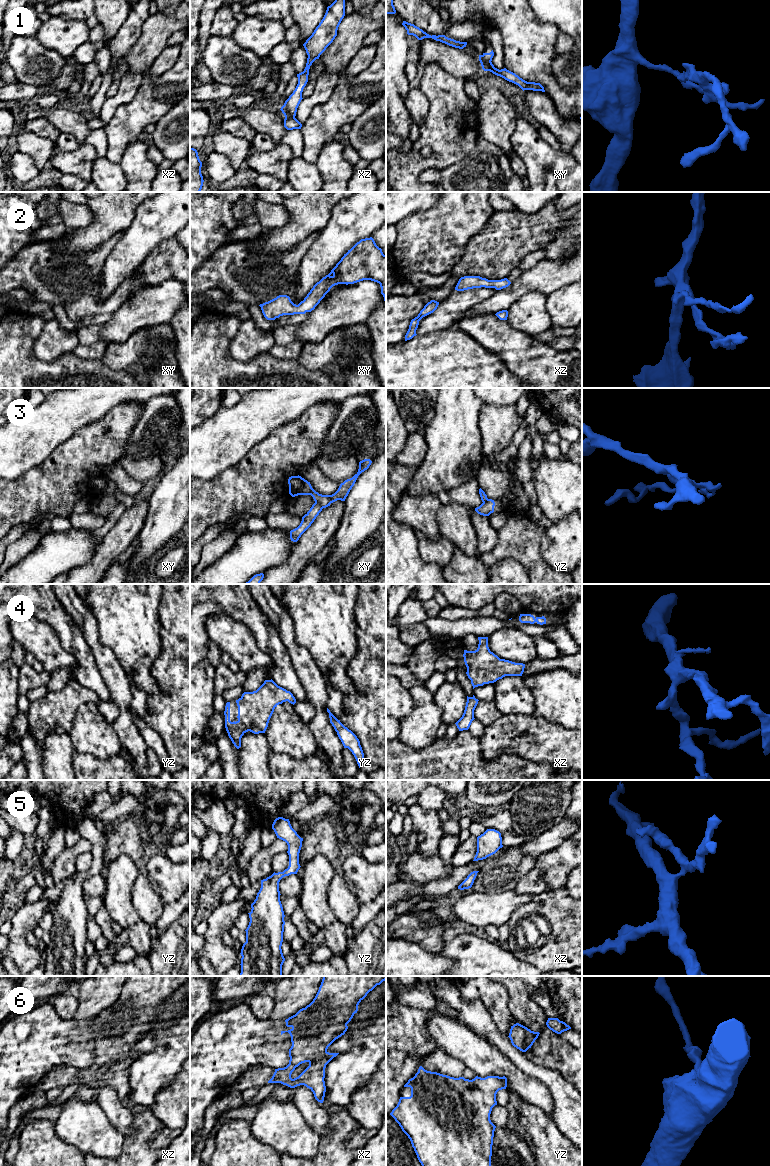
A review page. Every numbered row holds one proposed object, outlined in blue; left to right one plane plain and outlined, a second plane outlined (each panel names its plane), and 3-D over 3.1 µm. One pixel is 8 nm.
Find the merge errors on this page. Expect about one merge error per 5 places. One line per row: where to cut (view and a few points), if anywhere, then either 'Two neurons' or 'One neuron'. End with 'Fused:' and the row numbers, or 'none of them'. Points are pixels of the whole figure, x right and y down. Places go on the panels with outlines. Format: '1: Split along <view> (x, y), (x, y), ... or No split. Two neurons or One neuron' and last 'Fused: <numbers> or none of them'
1: Split along xy (481, 55), (485, 62), (490, 62). Two neurons
2: No split. One neuron
3: Split along xy (315, 501), (322, 508). Two neurons
4: No split. One neuron
5: No split. One neuron
6: No split. One neuron
Fused: 1, 3

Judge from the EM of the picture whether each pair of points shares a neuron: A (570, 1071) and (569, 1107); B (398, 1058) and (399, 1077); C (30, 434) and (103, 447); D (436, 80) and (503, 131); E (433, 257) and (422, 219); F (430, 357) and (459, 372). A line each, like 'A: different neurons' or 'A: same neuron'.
A: different neurons
B: same neuron
C: different neurons
D: different neurons
E: same neuron
F: same neuron

